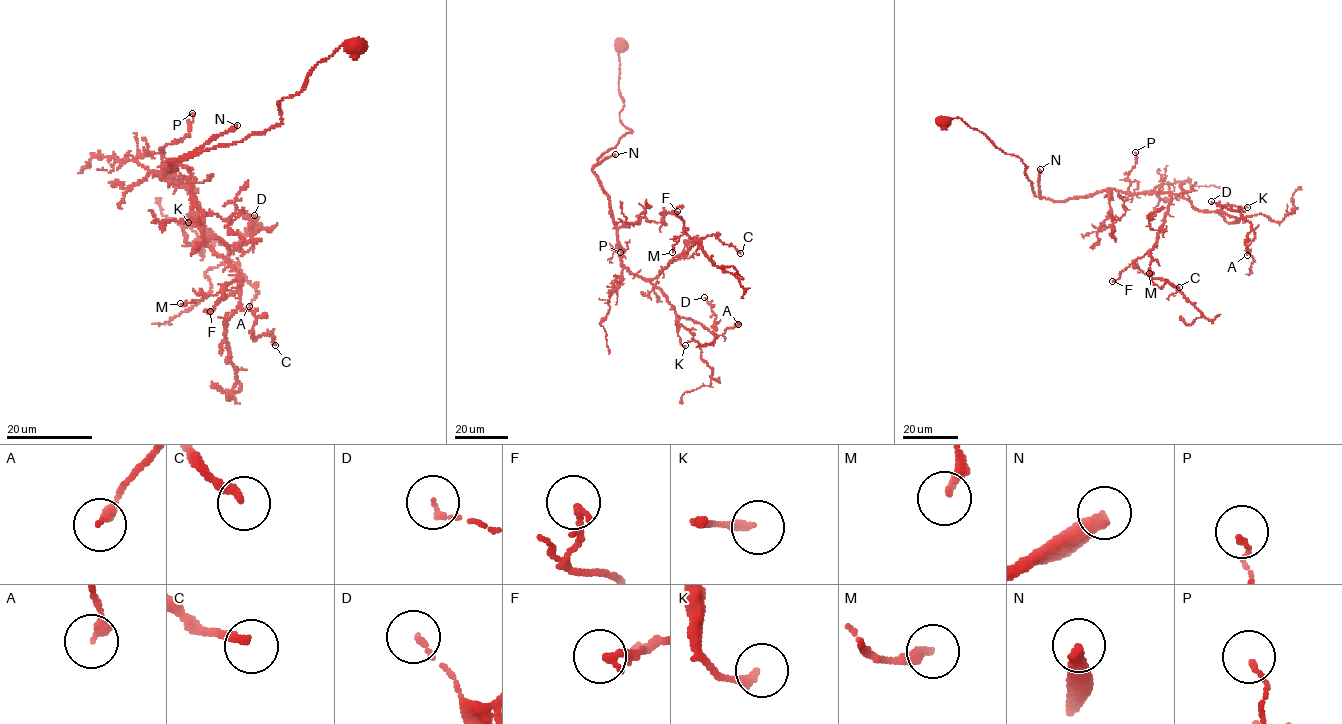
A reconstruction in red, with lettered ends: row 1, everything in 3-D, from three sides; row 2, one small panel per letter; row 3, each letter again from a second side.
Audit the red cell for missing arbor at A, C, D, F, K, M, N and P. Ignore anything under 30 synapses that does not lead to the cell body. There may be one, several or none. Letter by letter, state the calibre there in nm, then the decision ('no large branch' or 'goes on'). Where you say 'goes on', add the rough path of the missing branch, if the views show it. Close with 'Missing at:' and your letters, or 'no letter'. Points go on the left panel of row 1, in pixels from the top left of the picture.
A: calibre 260 nm; no large branch
C: calibre 200 nm; no large branch
D: calibre 120 nm; no large branch
F: calibre 200 nm; no large branch
K: calibre 200 nm; no large branch
M: calibre 260 nm; no large branch
N: calibre 400 nm; goes on; course (237, 125), (302, 91), (298, 60), (208, 67), (140, 152), (127, 150), (134, 102), (114, 115)
P: calibre 120 nm; no large branch
Missing at: N

